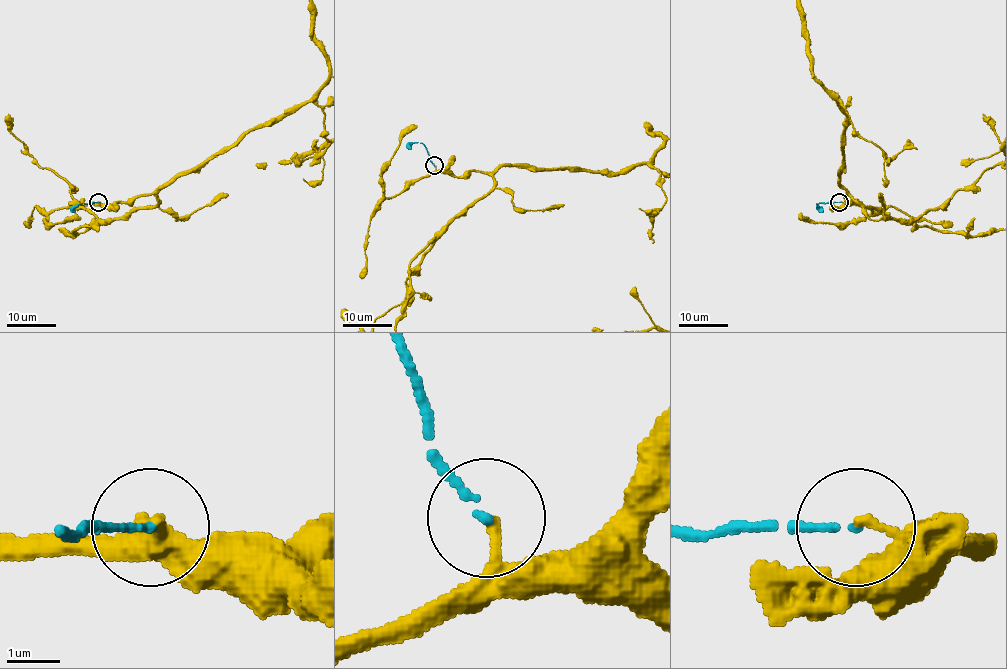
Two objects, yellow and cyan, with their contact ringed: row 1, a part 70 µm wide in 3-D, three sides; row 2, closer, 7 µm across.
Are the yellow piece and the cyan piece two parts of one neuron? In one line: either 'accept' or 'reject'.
reject

